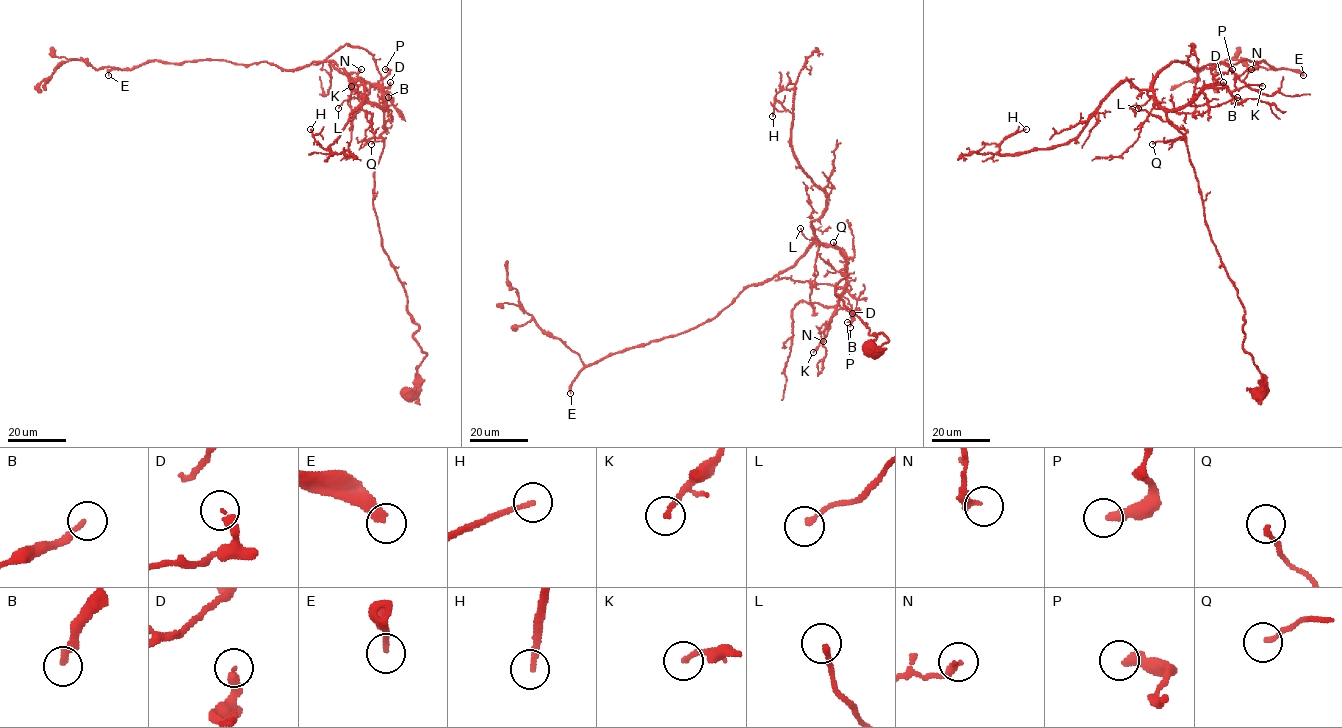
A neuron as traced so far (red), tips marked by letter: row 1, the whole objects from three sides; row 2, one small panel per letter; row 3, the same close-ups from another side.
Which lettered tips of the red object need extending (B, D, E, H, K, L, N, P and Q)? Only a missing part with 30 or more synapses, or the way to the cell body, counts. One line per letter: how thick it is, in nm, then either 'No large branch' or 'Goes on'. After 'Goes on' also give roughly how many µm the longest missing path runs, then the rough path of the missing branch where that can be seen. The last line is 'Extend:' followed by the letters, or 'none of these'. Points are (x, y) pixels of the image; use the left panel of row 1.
B: Thickness 200 nm. No large branch
D: Thickness 320 nm. No large branch
E: Thickness 280 nm. Goes on. Missing length about 180 µm. Course of what is missing: (108, 75), (109, 87), (100, 83), (105, 91), (141, 94), (150, 84), (141, 62), (118, 89), (114, 124)
H: Thickness 200 nm. No large branch
K: Thickness 170 nm. No large branch
L: Thickness 190 nm. No large branch
N: Thickness 280 nm. No large branch
P: Thickness 360 nm. No large branch
Q: Thickness 180 nm. No large branch
Extend: E

